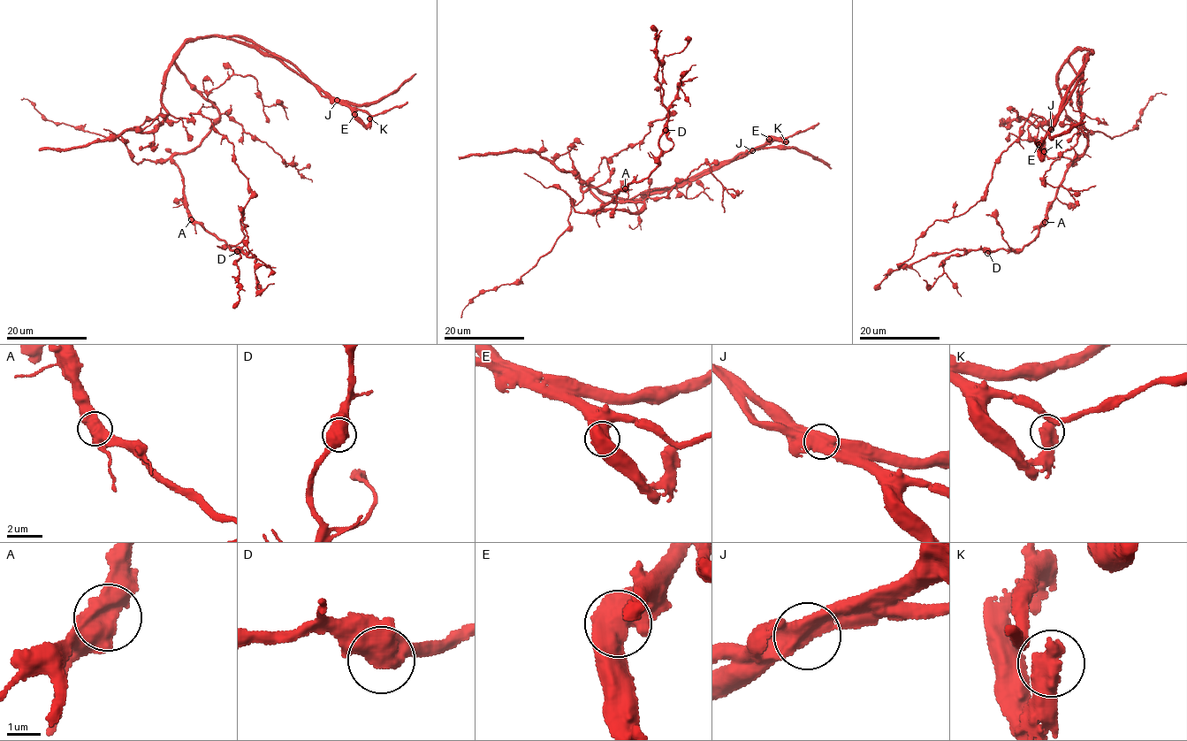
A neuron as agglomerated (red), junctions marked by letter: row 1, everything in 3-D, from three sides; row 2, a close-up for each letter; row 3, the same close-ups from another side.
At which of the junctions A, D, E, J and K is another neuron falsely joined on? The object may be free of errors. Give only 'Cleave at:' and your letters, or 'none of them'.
Cleave at: J

